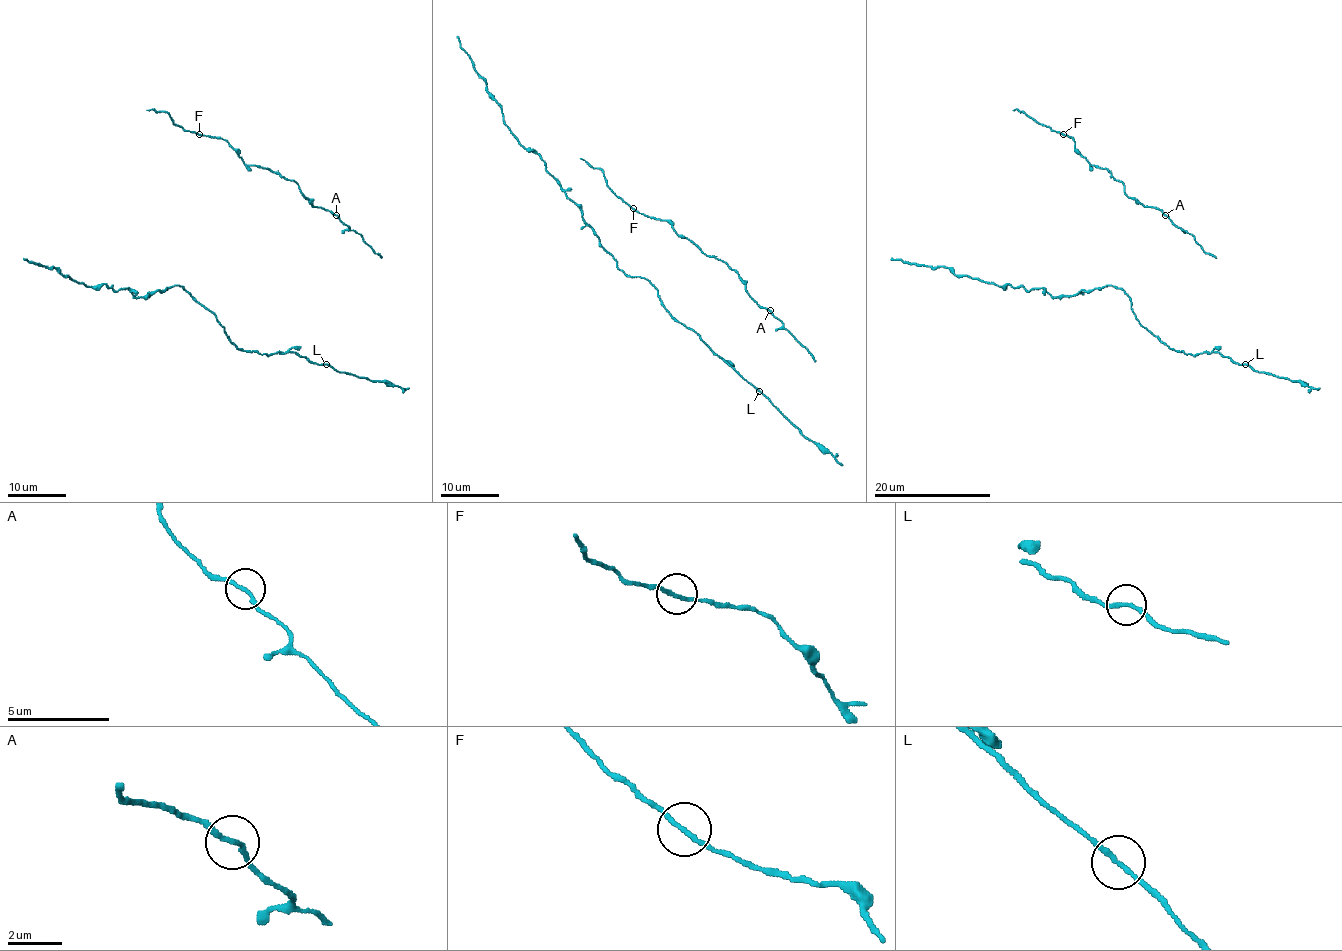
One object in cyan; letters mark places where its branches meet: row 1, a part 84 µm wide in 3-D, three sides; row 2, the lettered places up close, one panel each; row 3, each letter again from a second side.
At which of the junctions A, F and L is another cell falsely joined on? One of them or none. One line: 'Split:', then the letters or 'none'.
Split: L

